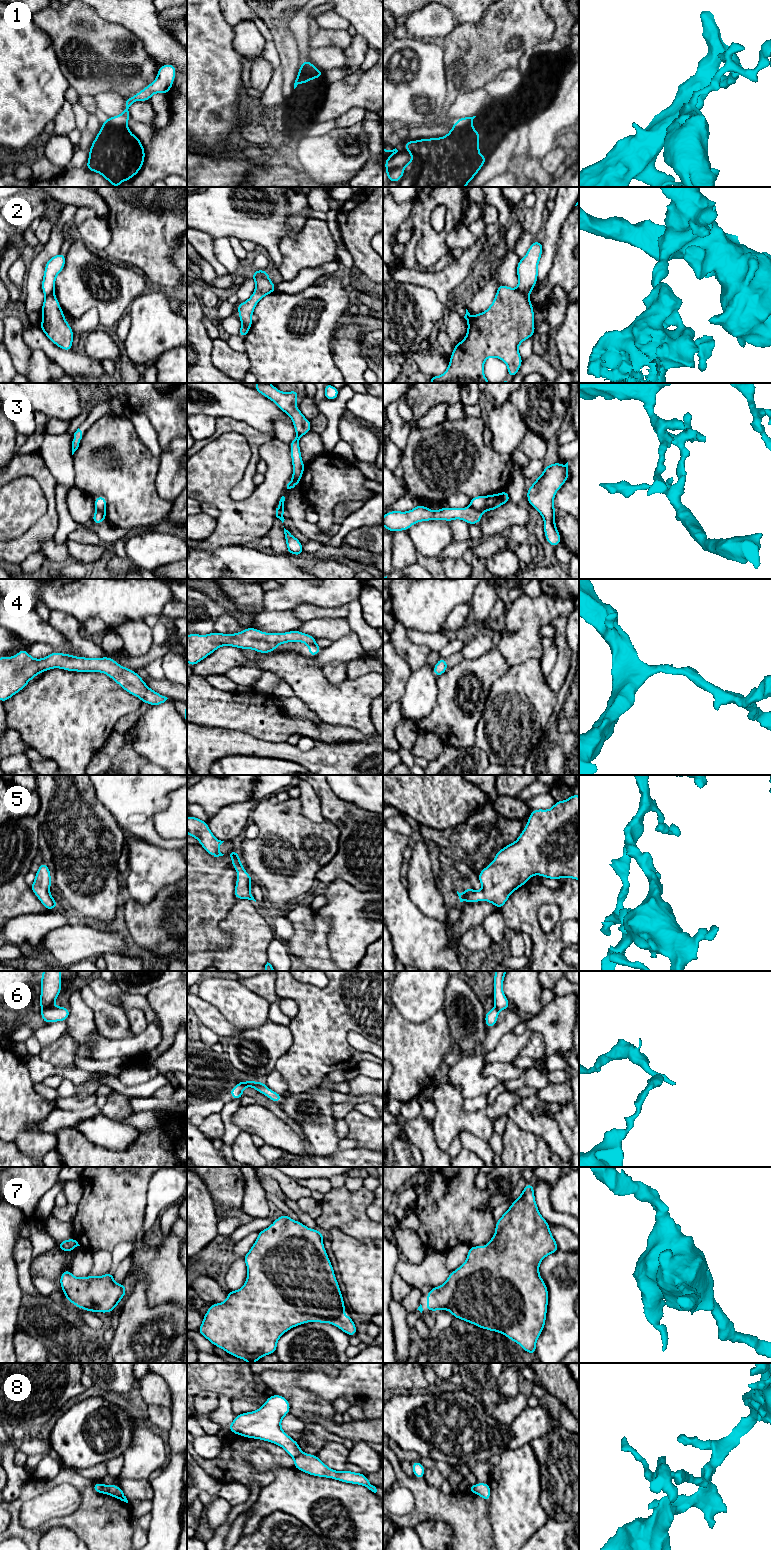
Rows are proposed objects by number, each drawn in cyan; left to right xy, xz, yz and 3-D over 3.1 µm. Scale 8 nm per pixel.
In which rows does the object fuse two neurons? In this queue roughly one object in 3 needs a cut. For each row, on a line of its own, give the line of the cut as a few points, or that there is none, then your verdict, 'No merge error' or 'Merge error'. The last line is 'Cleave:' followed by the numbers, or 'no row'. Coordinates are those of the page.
1: Split along xy (104, 120), (116, 126), (125, 125). Merge error
2: Split along yz (516, 289), (527, 297). Merge error
3: Split along yz (470, 506), (481, 513). Merge error
4: No split. No merge error
5: No split. No merge error
6: Split along xy (52, 1005), (41, 1010). Merge error
7: No split. No merge error
8: Split along xy (103, 1484), (102, 1492). Merge error
Cleave: 1, 2, 3, 6, 8

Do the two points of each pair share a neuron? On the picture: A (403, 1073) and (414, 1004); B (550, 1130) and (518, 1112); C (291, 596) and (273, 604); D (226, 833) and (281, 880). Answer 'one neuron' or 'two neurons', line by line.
A: two neurons
B: one neuron
C: one neuron
D: two neurons

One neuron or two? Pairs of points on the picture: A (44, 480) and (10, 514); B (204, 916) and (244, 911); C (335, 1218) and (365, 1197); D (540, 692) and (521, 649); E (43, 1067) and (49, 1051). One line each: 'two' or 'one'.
A: two
B: two
C: one
D: two
E: two

